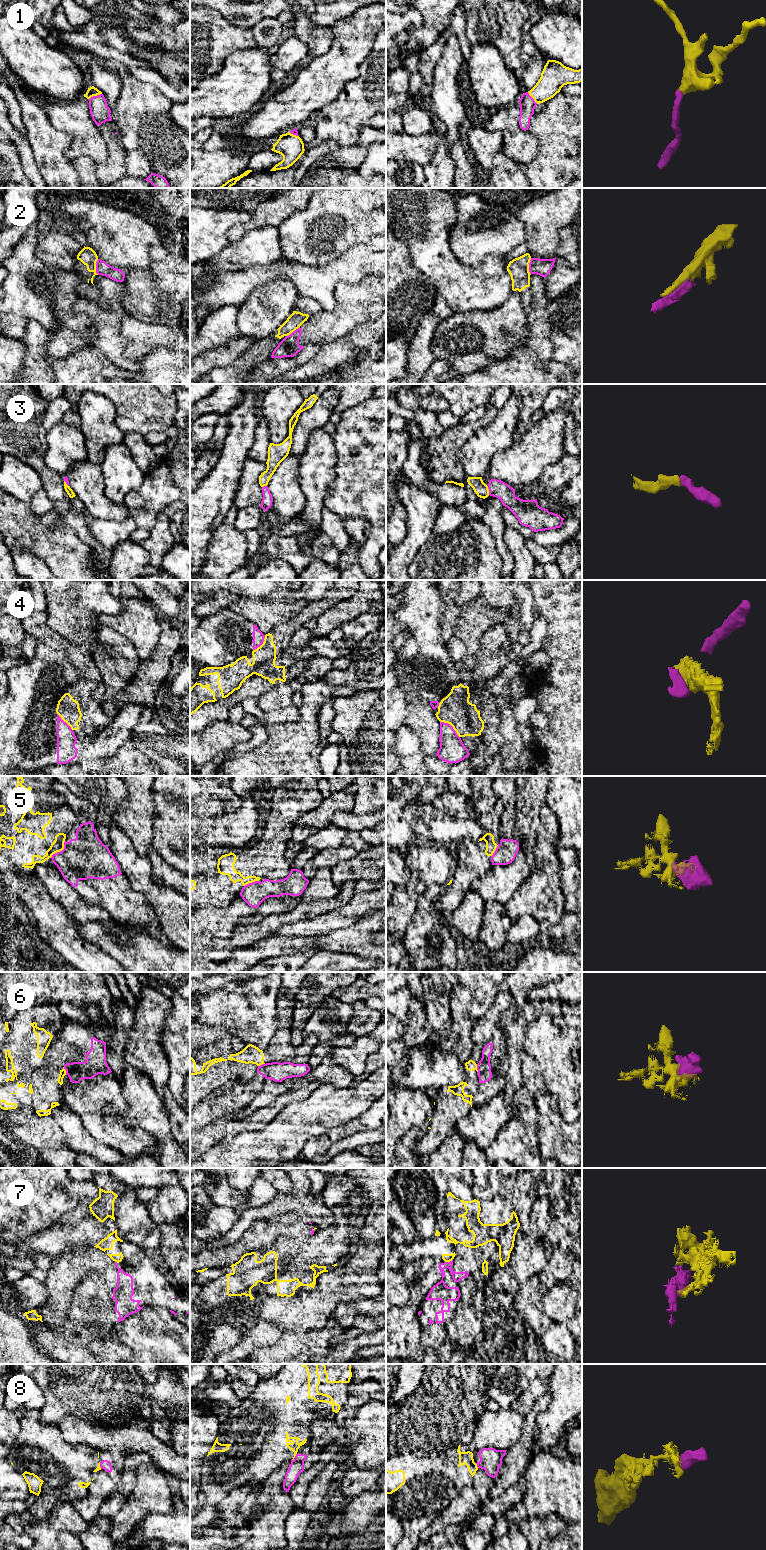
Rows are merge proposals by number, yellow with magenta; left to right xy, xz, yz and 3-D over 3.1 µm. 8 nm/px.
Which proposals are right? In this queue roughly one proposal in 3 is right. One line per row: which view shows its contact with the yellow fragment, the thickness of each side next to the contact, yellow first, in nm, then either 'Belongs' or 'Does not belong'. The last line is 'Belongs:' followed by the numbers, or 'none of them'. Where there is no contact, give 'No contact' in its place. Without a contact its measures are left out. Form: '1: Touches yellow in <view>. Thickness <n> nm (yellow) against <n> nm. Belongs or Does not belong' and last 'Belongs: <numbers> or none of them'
1: Touches yellow in xy. Thickness 80 nm (yellow) against 160 nm. Belongs
2: Touches yellow in yz. Thickness 170 nm (yellow) against 140 nm. Does not belong
3: Touches yellow in yz. Thickness 110 nm (yellow) against 140 nm. Belongs
4: Touches yellow in yz. Thickness 260 nm (yellow) against 200 nm. Does not belong
5: Touches yellow in xy. Thickness 100 nm (yellow) against 340 nm. Does not belong
6: Touches yellow in xy. Thickness 50 nm (yellow) against 160 nm. Does not belong
7: Touches yellow in yz. Thickness 60 nm (yellow) against 140 nm. Does not belong
8: Touches yellow in yz. Thickness 100 nm (yellow) against 180 nm. Does not belong
Belongs: 1, 3

